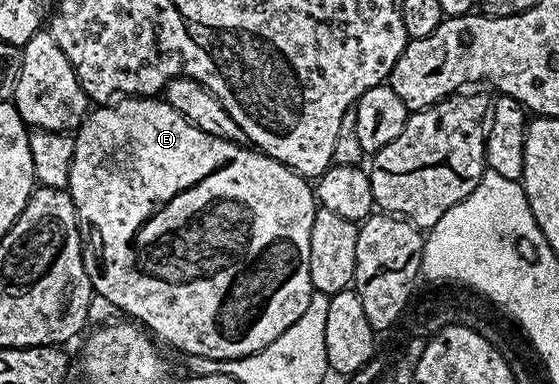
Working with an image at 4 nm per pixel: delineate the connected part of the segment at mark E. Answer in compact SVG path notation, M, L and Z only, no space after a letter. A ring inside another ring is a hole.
M123 97L110 105L96 106L74 136L73 165L69 169L66 190L70 191L73 205L85 228L83 260L91 278L92 292L105 297L116 312L124 311L127 314L124 316L147 328L156 340L164 339L169 346L183 351L184 356L200 355L206 359L240 359L257 353L281 337L281 333L285 333L285 329L289 329L289 325L305 313L305 305L309 305L313 294L309 277L309 237L313 233L317 200L312 184L304 176L258 149L231 143L228 139L213 137L197 129L197 125L181 117L177 109L159 97Z

